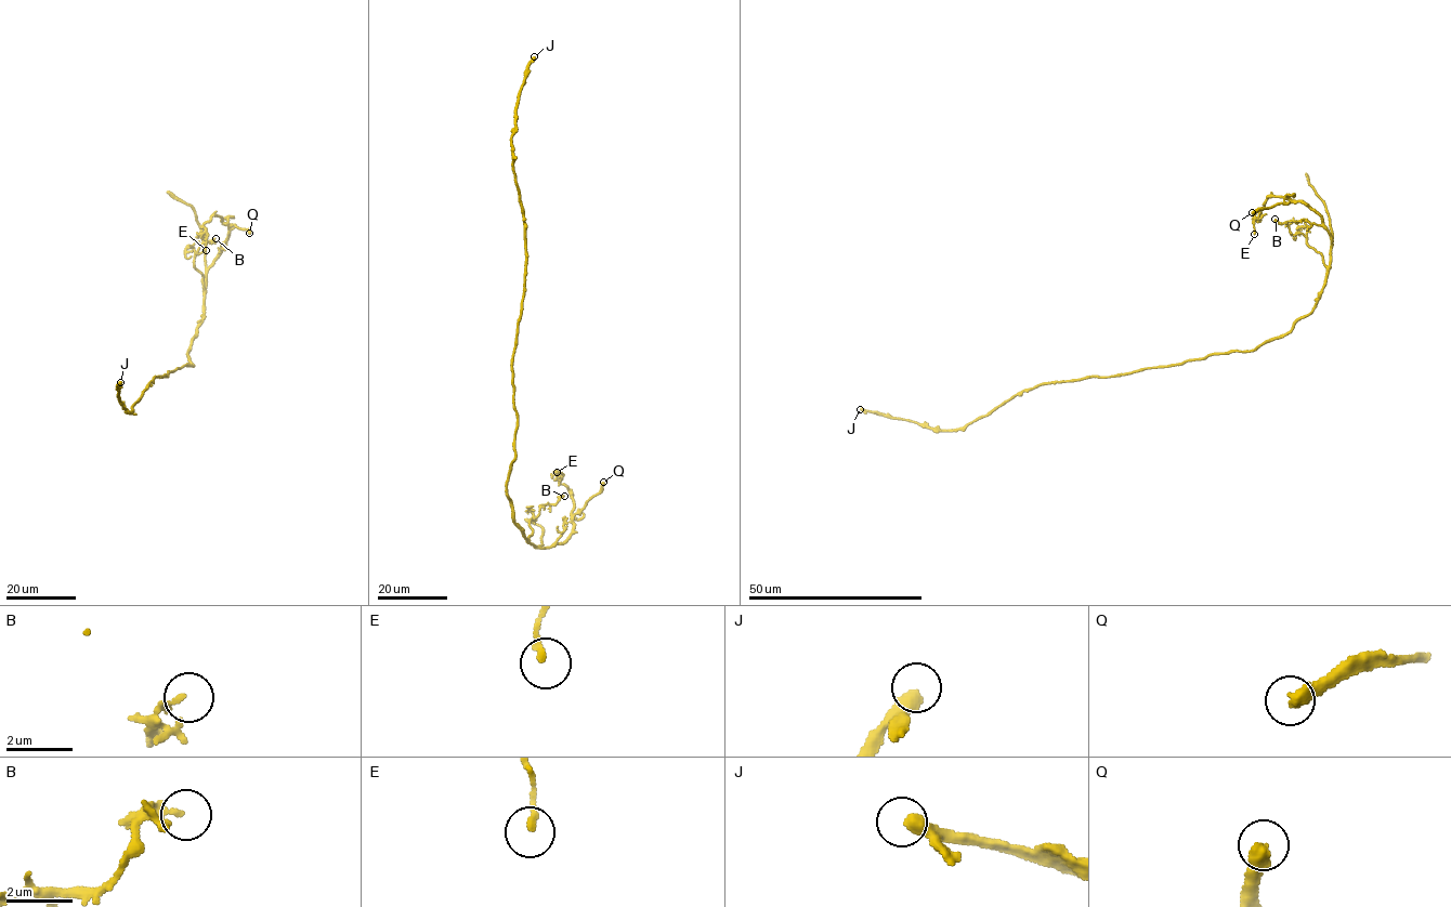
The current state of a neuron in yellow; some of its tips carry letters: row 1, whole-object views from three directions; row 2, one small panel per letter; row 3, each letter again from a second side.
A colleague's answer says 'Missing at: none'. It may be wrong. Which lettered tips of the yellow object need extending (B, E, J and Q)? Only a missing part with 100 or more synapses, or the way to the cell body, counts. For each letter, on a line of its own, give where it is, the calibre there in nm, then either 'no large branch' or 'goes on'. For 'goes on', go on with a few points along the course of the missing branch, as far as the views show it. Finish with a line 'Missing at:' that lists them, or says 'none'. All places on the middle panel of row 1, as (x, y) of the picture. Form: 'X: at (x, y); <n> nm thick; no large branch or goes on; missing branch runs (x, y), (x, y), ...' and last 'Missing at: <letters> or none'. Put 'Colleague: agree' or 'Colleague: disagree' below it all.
B: at (564, 496); 190 nm thick; no large branch
E: at (557, 472); 190 nm thick; no large branch
J: at (534, 56); 480 nm thick; goes on; missing branch runs (534, 56), (551, 42), (643, 74), (628, 127), (685, 181), (704, 163), (677, 183), (661, 148), (691, 122)
Q: at (603, 482); 440 nm thick; no large branch
Missing at: J
Colleague: disagree

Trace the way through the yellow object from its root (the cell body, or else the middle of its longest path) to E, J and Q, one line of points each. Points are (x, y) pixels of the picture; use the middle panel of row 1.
E: (513, 391), (515, 458), (506, 490), (514, 523), (536, 547), (561, 543), (572, 531), (573, 497), (557, 472)
J: (513, 391), (511, 360), (524, 291), (526, 250), (521, 201), (512, 161), (511, 134), (520, 89), (534, 56)
Q: (513, 391), (515, 458), (506, 490), (513, 520), (528, 542), (546, 548), (564, 541), (573, 517), (603, 482)

